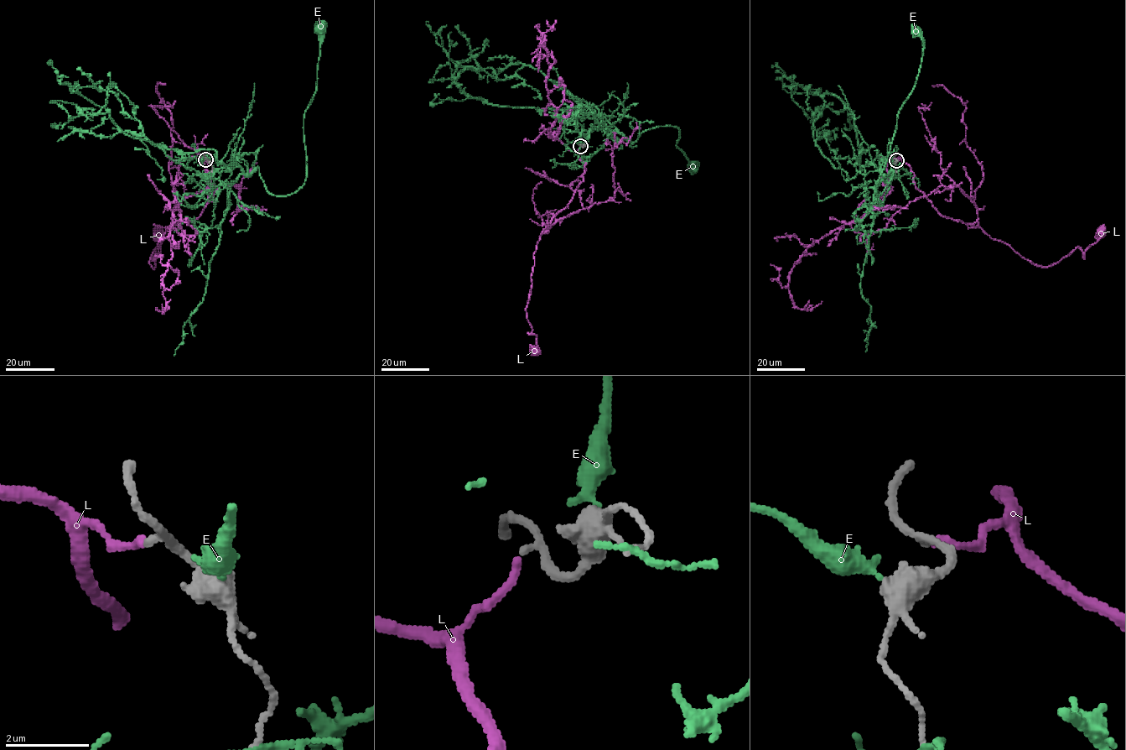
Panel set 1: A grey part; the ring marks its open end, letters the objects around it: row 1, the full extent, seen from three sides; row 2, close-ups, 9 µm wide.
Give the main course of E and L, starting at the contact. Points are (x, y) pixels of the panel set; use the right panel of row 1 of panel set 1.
E: (894, 162), (879, 162), (884, 174), (894, 169), (876, 194), (898, 111), (919, 72), (923, 40), (914, 31)
L: (896, 159), (942, 216), (977, 221), (1038, 265), (1077, 247), (1083, 257), (1100, 232)

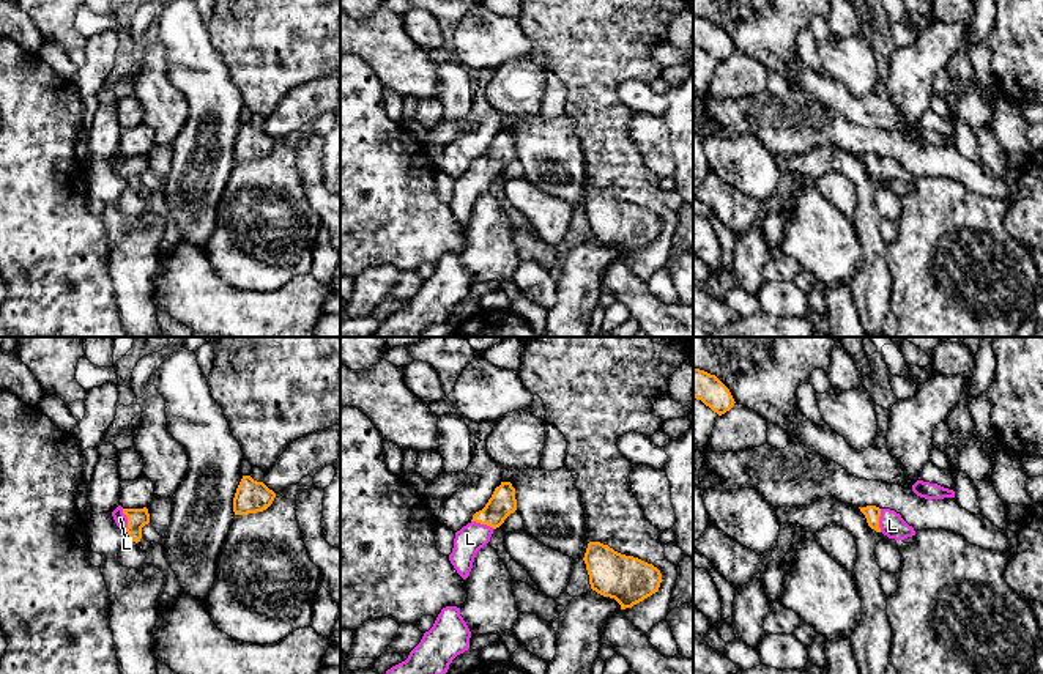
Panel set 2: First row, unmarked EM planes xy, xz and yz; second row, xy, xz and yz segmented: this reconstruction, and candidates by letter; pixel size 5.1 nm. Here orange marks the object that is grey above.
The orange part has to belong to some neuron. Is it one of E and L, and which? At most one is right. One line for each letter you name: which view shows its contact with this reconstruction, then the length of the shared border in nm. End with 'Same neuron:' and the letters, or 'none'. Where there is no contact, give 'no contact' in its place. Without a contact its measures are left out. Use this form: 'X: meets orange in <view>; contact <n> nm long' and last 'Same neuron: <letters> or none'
L: meets orange in yz; contact 120 nm long
Same neuron: L

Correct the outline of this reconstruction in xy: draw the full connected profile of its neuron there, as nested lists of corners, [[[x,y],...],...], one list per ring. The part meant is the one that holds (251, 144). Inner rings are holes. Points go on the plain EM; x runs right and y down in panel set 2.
[[[243,123],[235,145],[235,162],[247,162],[266,157],[276,145],[276,140],[269,137],[263,129],[254,128],[251,123]]]

